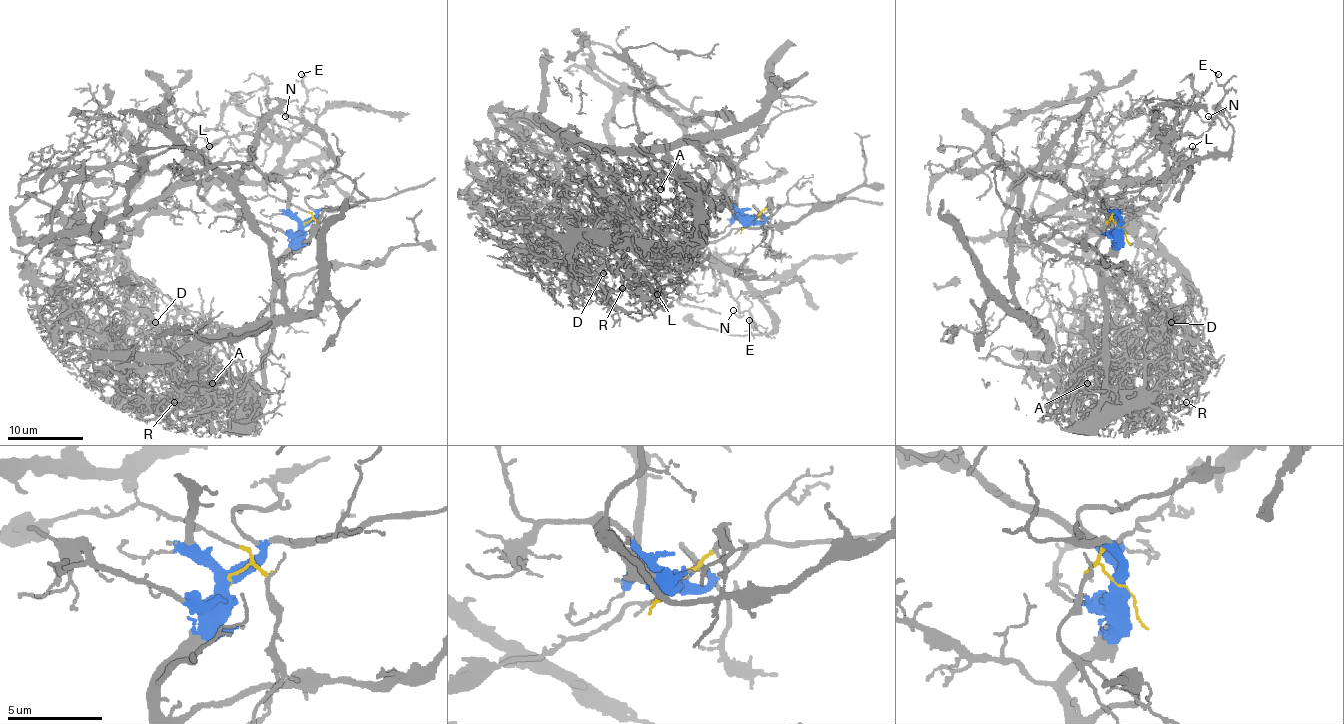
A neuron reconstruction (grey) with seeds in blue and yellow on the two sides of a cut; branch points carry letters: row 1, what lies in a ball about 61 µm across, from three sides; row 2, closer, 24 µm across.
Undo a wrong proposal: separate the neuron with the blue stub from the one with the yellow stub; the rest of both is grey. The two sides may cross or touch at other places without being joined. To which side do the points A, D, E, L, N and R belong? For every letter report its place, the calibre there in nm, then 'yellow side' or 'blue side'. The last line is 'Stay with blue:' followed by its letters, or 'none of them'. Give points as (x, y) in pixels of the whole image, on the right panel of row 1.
A: place (1087, 383); calibre 140 nm; blue side
D: place (1171, 322); calibre 110 nm; blue side
E: place (1218, 74); calibre 170 nm; yellow side
L: place (1192, 146); calibre 130 nm; yellow side
N: place (1208, 116); calibre 110 nm; yellow side
R: place (1186, 402); calibre 130 nm; blue side
Stay with blue: A, D, R

